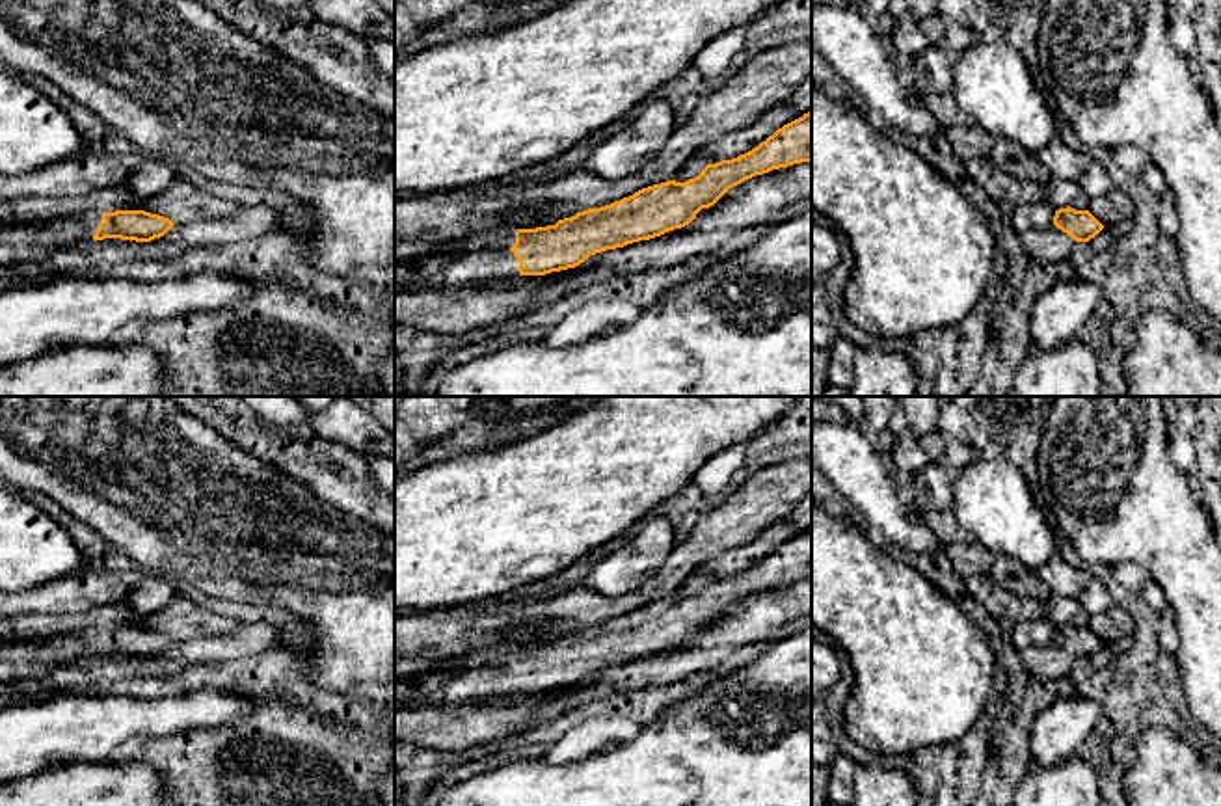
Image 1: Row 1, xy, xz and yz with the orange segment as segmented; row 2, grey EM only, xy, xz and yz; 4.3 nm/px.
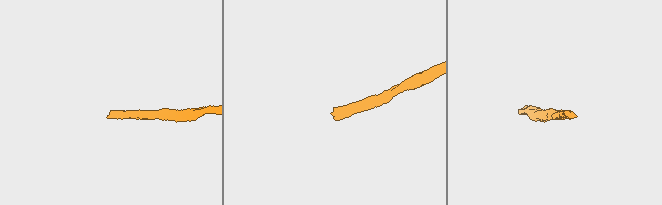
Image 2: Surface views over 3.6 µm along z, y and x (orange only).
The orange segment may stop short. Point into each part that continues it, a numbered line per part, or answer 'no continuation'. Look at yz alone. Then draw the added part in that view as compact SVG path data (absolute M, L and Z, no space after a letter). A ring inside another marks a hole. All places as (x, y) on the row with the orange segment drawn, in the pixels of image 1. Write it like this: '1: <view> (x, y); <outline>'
no continuation

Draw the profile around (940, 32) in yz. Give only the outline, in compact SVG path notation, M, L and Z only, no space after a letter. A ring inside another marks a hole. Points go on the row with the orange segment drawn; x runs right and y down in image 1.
M940 13L919 22L919 28L933 47L953 50L955 54L962 54L979 39L970 28Z

